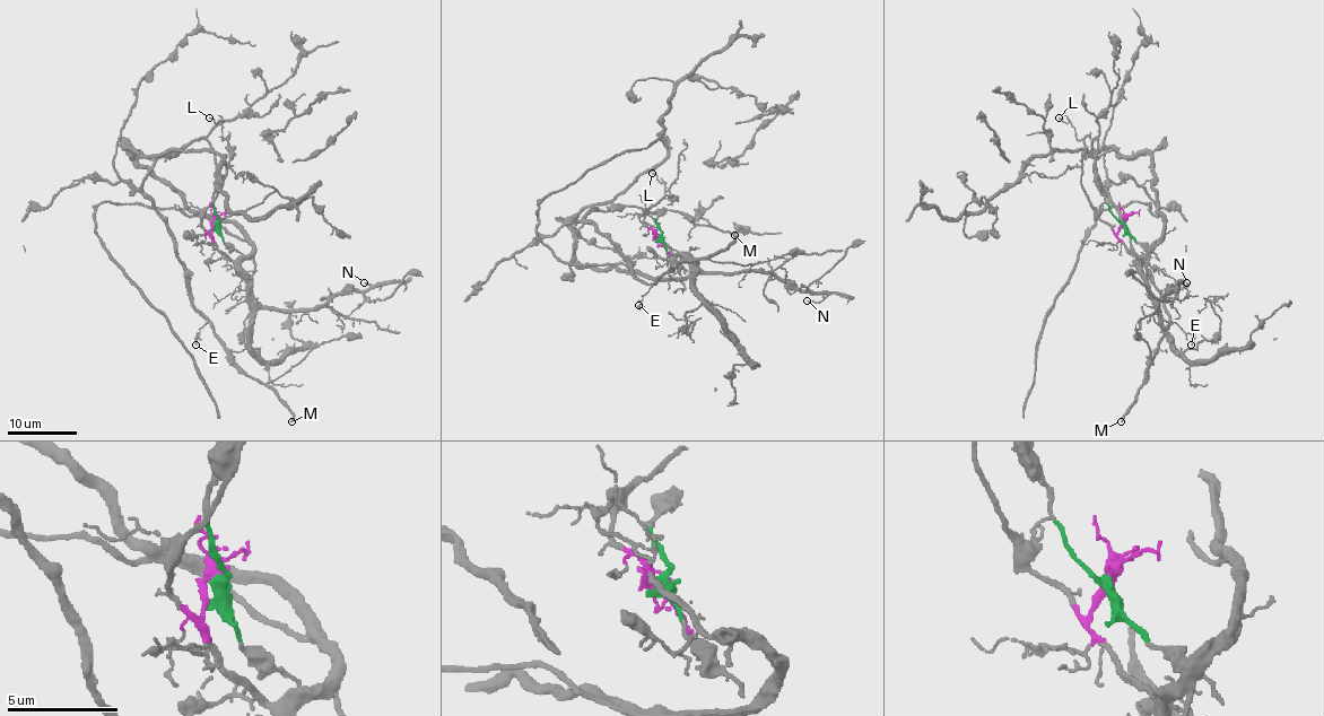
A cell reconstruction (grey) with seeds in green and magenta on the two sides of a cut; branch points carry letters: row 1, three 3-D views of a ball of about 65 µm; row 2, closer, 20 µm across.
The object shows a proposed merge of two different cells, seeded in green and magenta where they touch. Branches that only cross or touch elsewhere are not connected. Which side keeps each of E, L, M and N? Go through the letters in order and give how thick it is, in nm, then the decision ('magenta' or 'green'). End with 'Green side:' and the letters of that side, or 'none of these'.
E: 110 nm thick; green
L: 100 nm thick; magenta
M: 240 nm thick; green
N: 100 nm thick; magenta
Green side: E, M

